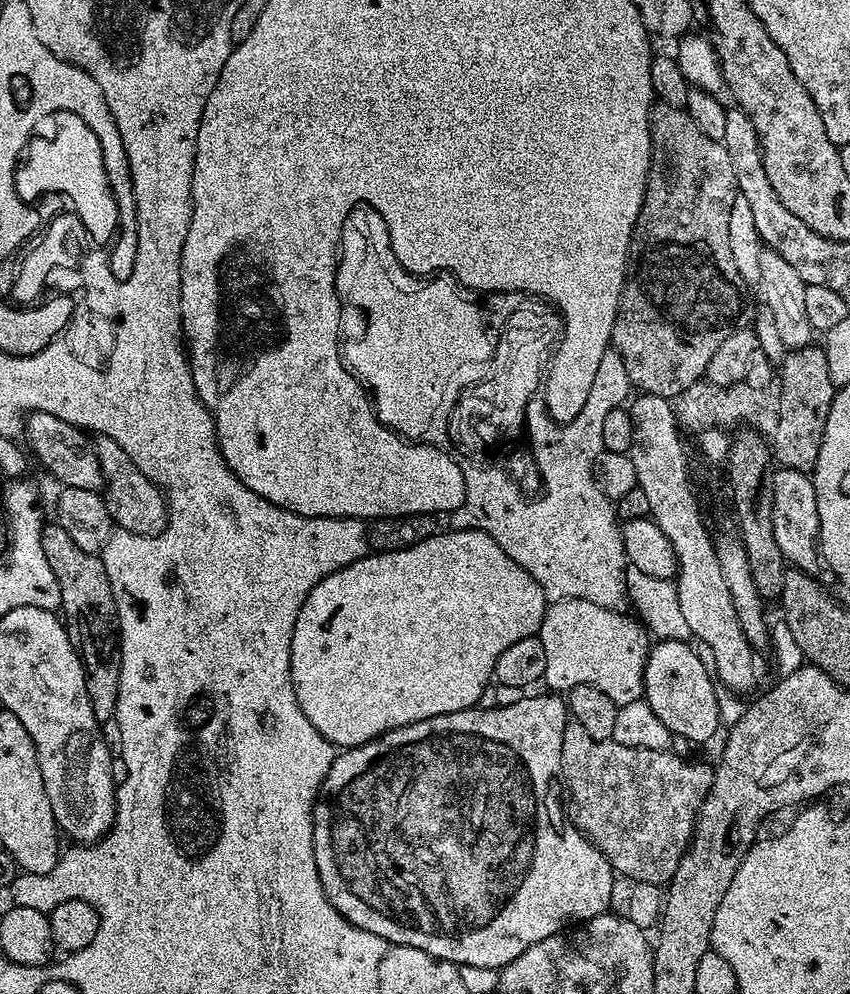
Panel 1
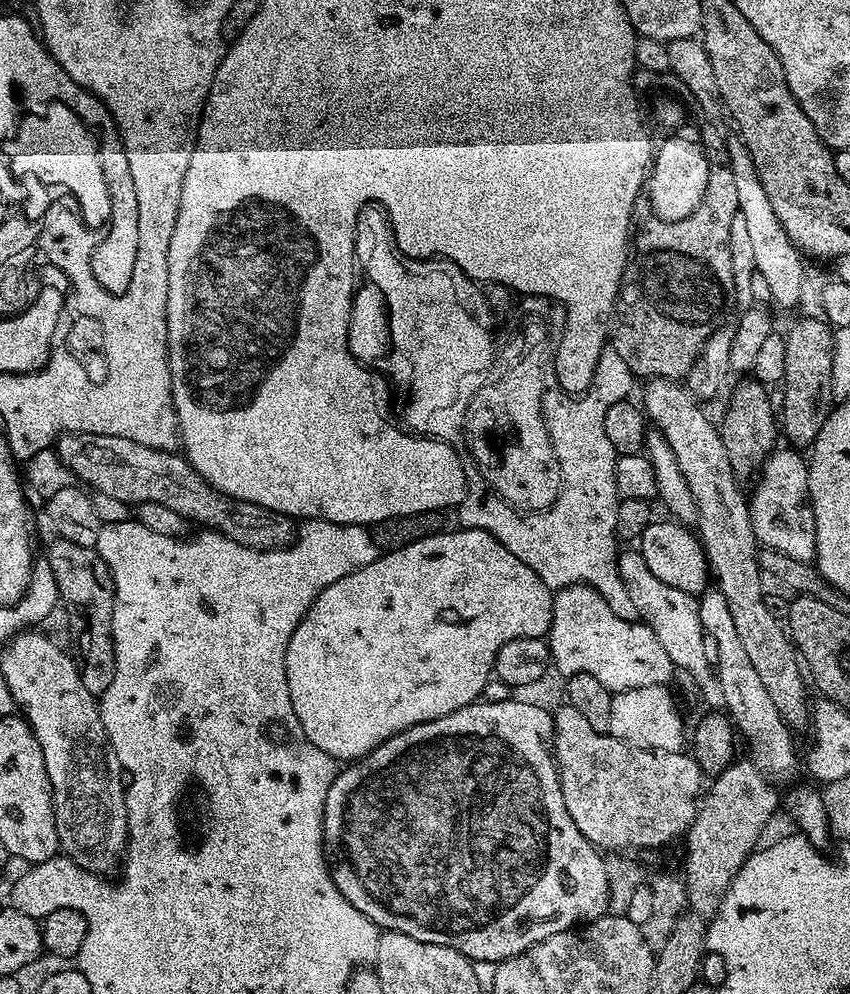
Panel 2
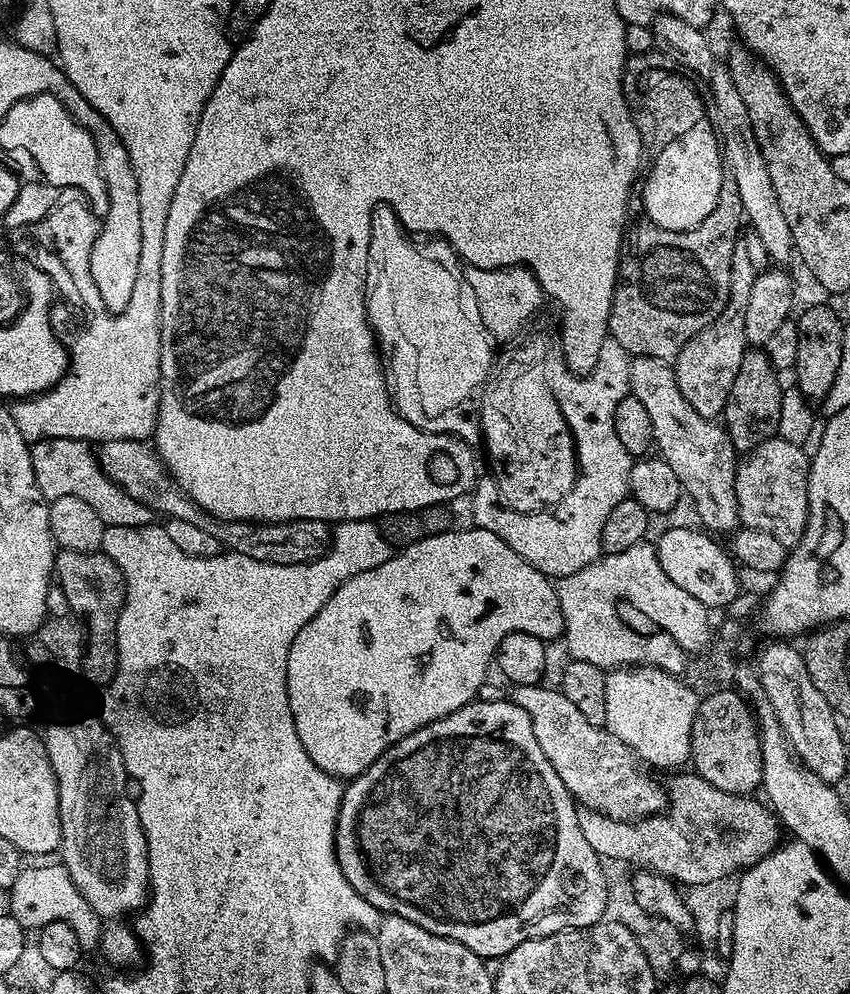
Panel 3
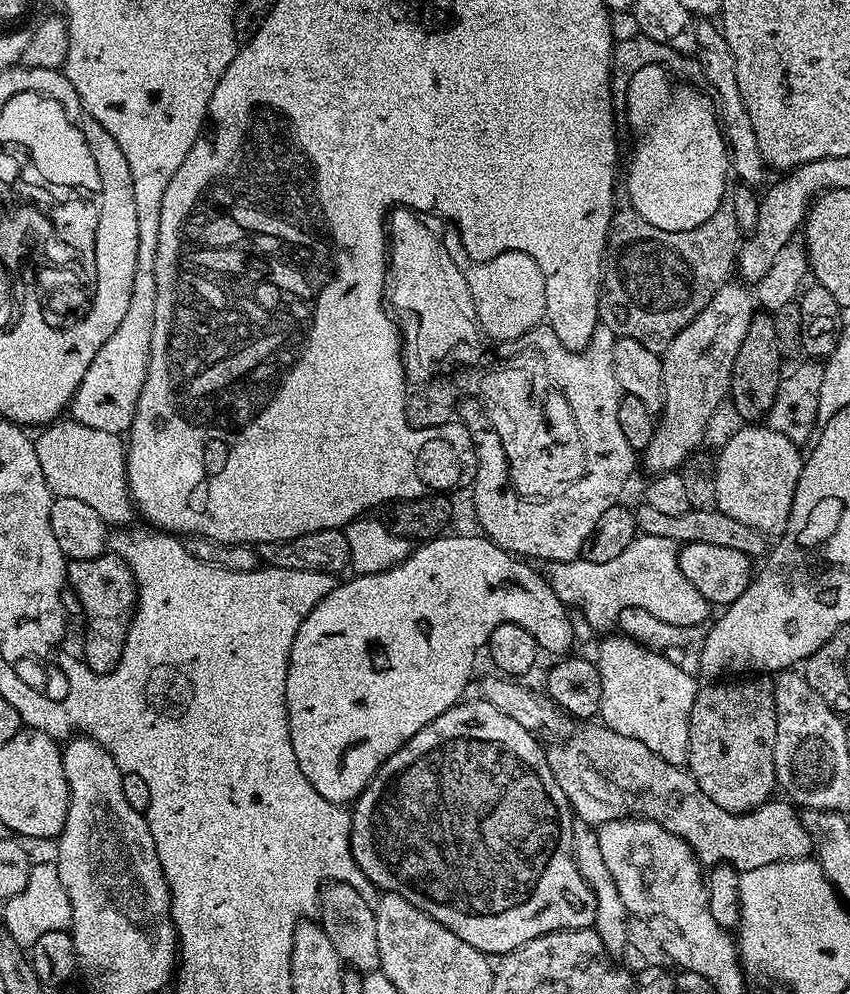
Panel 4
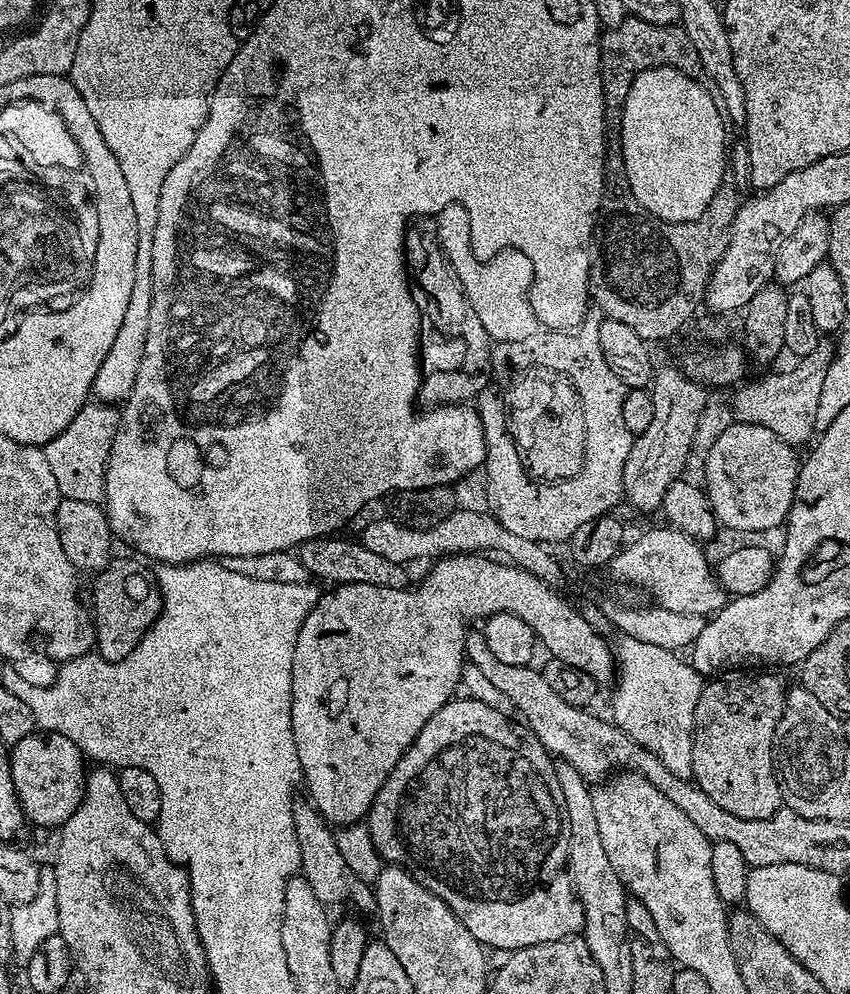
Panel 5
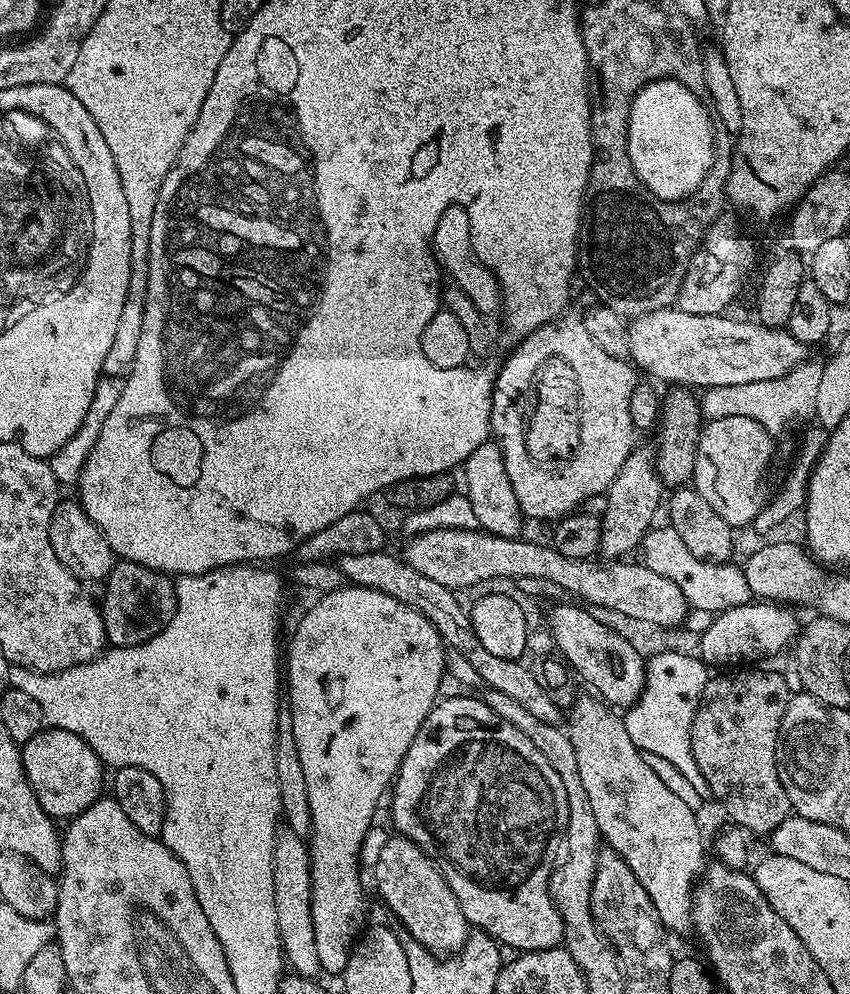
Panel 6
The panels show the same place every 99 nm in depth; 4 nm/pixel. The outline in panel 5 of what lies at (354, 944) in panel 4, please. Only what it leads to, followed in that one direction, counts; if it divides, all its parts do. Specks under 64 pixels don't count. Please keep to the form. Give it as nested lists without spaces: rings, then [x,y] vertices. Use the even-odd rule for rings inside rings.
[[[297,799],[292,806],[294,814],[294,834],[298,838],[298,854],[300,855],[300,872],[306,882],[314,890],[318,902],[325,906],[332,904],[353,904],[360,912],[375,913],[376,894],[369,881],[361,880],[354,870],[342,858],[336,845],[336,835],[321,816],[316,805],[307,799]],[[305,800],[305,801],[304,801]]]

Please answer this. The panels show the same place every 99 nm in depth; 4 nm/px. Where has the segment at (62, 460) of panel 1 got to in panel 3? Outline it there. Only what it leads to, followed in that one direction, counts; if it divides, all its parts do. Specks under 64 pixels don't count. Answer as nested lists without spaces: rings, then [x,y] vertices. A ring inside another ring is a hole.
[[[106,440],[99,445],[98,459],[101,469],[105,475],[115,482],[118,487],[130,495],[131,498],[146,507],[152,512],[164,518],[182,518],[182,522],[190,522],[194,526],[207,530],[214,534],[218,542],[229,552],[246,554],[246,558],[254,558],[258,562],[270,562],[271,564],[305,564],[311,560],[317,560],[330,548],[330,528],[323,520],[287,520],[277,524],[261,524],[251,520],[220,520],[211,516],[209,512],[202,509],[177,486],[176,479],[171,476],[163,462],[160,461],[157,449],[151,443],[143,440]]]

